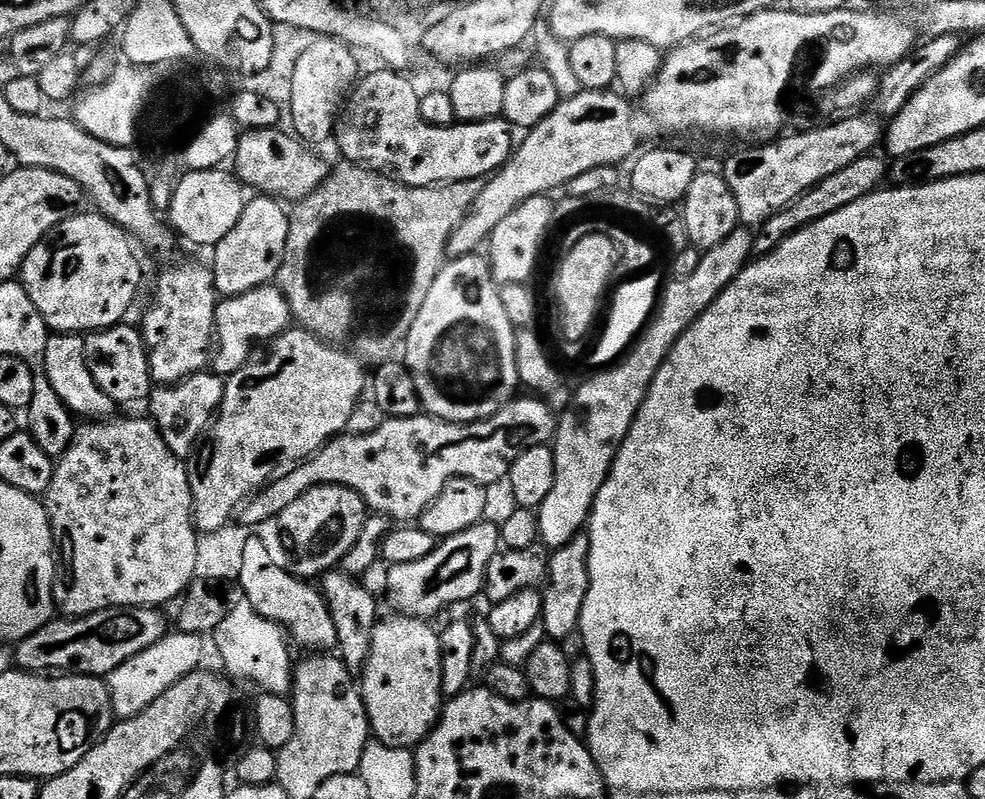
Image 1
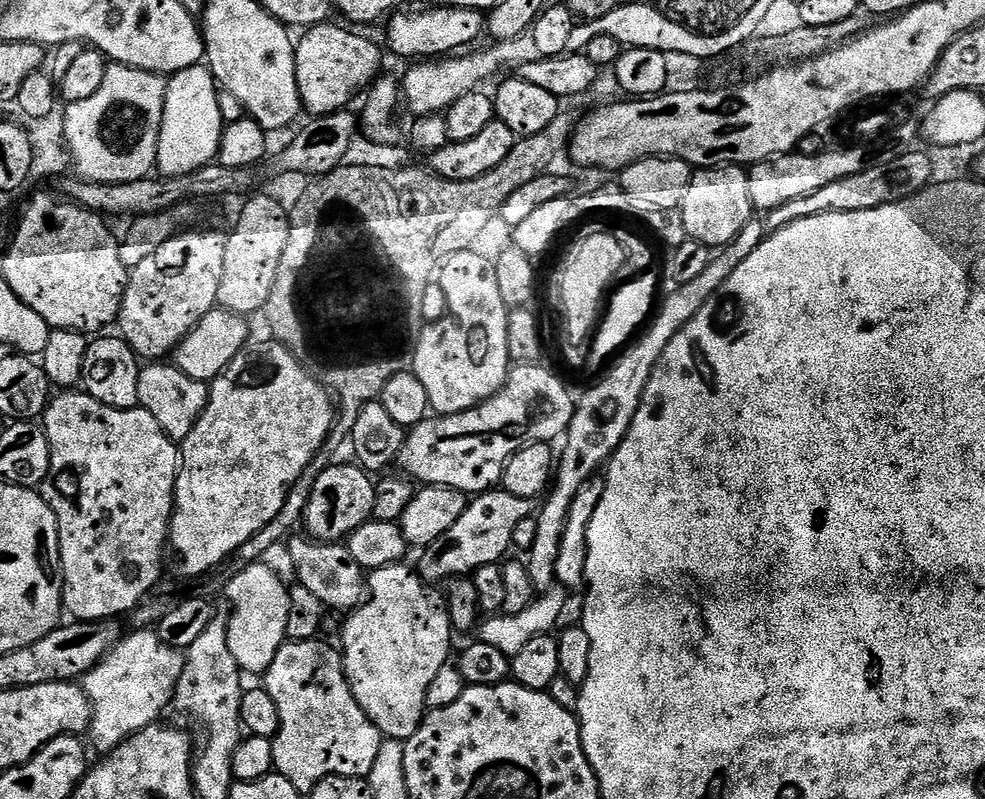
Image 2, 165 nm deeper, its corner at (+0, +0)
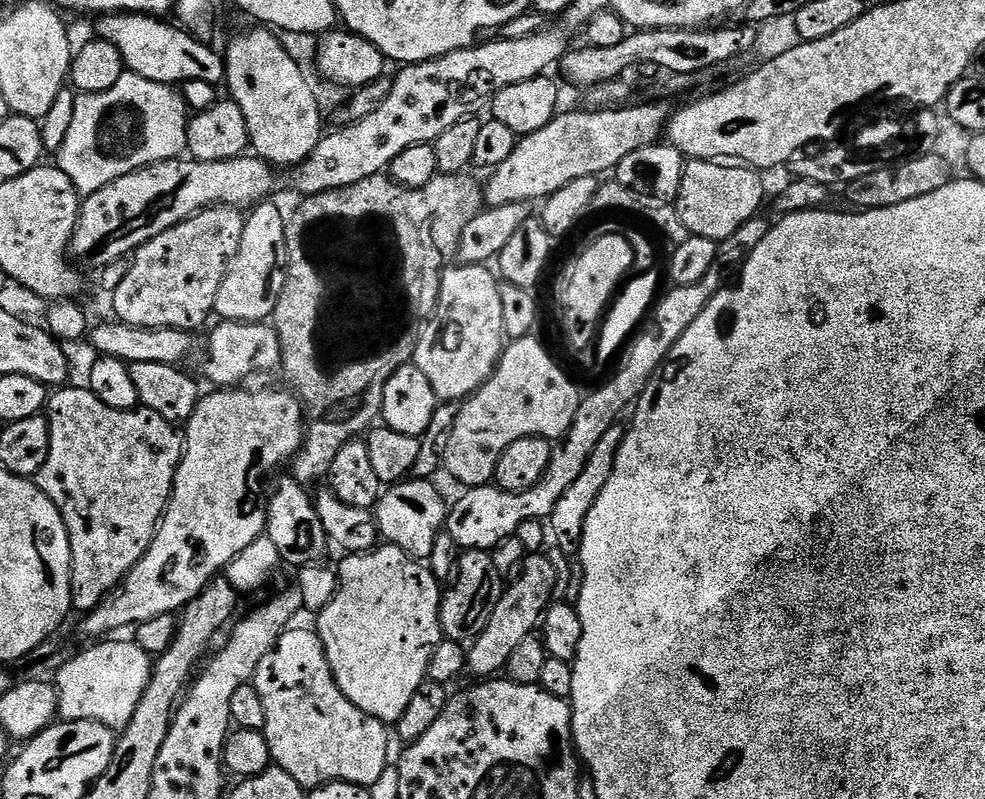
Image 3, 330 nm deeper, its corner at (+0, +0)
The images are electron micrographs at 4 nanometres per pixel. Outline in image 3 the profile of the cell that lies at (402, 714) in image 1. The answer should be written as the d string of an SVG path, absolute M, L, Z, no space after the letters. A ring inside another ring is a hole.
M385 543L383 546L373 548L370 552L353 552L345 555L343 559L344 561L341 562L340 566L338 565L339 584L336 593L330 599L329 604L315 617L314 631L320 637L324 653L328 659L328 665L334 674L336 685L342 690L342 694L346 694L346 698L350 702L354 702L354 706L358 706L358 710L378 718L385 726L392 726L402 718L402 714L406 712L406 706L410 706L410 698L414 698L414 694L418 694L418 686L424 684L429 660L441 642L440 597L442 595L442 584L436 580L428 566L409 556L407 552L403 552L401 548L393 544Z

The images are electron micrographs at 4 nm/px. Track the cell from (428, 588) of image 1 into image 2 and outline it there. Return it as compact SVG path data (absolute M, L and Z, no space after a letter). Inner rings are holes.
M489 490L479 493L469 503L462 518L458 518L458 522L454 522L454 526L450 526L450 530L446 530L442 538L438 538L419 553L420 579L436 586L439 580L448 582L453 577L471 577L482 566L500 564L509 555L507 552L512 548L514 530L518 522L533 515L533 512L533 501L514 498L514 494L509 492Z

